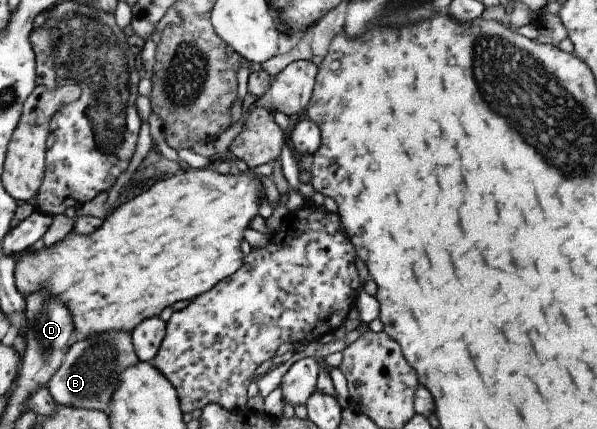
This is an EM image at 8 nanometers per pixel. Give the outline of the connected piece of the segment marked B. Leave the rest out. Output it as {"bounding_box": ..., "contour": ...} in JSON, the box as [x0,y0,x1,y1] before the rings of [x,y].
{"bounding_box":[47,331,139,411],"contour":[[[108,331],[72,341],[64,362],[49,378],[47,389],[58,405],[105,411],[109,408],[119,376],[130,365],[139,362],[130,333]]]}

